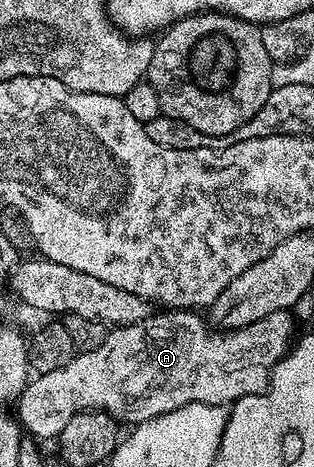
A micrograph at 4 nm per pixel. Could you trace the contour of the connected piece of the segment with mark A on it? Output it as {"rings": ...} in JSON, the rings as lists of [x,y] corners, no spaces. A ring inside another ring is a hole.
{"rings":[[[163,310],[160,313],[160,316],[148,314],[141,322],[124,328],[112,327],[97,350],[78,353],[69,366],[61,366],[61,370],[38,373],[17,401],[20,425],[26,431],[28,428],[32,432],[28,433],[40,441],[54,441],[61,430],[65,430],[69,418],[79,412],[102,410],[124,425],[134,426],[190,404],[230,406],[243,396],[256,396],[267,391],[271,369],[287,355],[297,336],[295,320],[287,310],[269,314],[261,318],[261,322],[234,330],[216,330],[195,310]]]}

